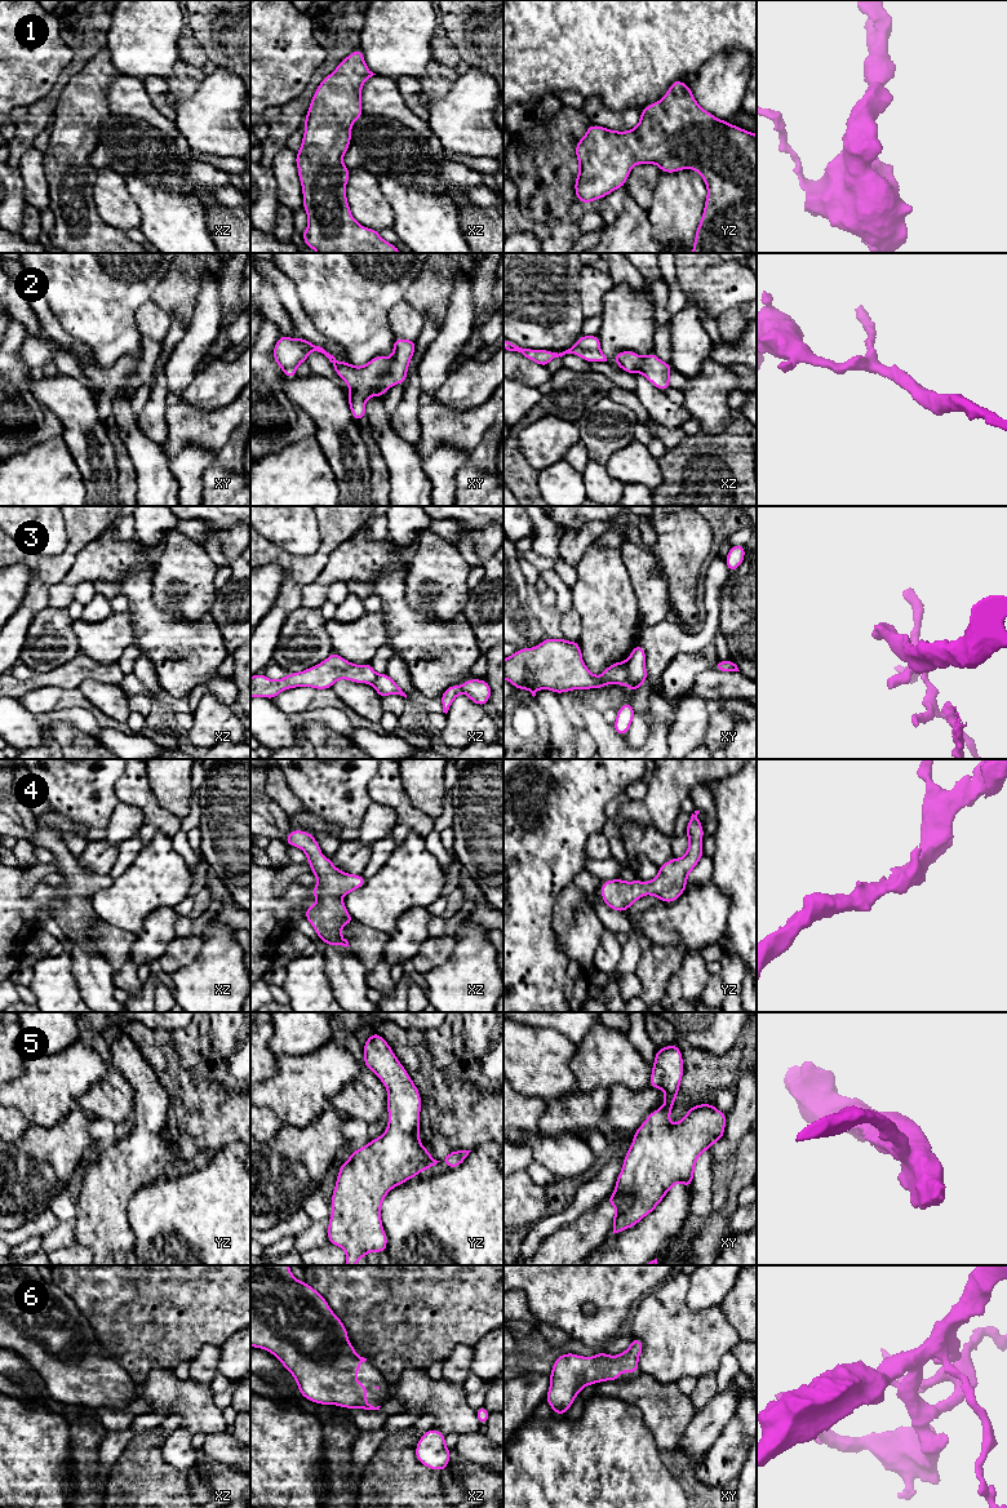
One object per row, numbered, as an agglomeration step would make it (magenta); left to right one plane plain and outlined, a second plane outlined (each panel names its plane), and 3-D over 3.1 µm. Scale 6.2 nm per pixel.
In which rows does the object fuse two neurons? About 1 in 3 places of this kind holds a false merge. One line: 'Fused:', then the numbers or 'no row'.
Fused: 3

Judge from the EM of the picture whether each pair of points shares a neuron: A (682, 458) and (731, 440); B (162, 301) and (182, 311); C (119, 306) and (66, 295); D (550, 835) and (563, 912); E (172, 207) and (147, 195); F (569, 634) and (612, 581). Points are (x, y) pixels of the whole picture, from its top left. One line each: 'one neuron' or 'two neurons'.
A: one neuron
B: one neuron
C: one neuron
D: two neurons
E: one neuron
F: two neurons

